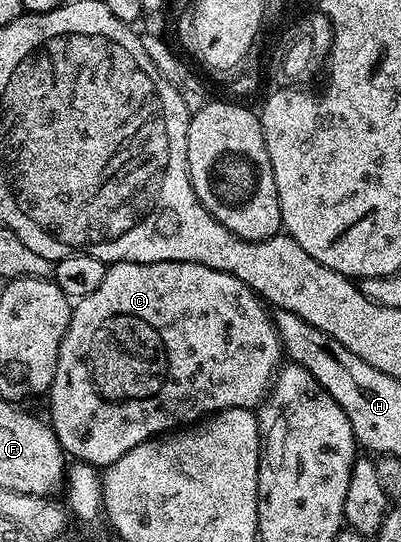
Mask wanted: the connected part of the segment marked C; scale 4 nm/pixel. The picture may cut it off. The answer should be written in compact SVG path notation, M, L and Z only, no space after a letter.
M115 261L107 268L104 283L100 283L100 287L92 291L92 295L77 298L76 304L70 310L68 331L60 343L60 355L56 359L56 375L52 379L48 394L48 400L50 400L48 424L54 429L55 437L59 440L59 445L67 458L83 465L105 467L116 463L120 455L128 455L132 447L152 437L197 422L211 413L220 412L221 409L257 410L283 361L282 341L274 326L271 310L257 293L231 273L216 271L212 267L204 267L200 263L187 261L161 261L160 263Z

